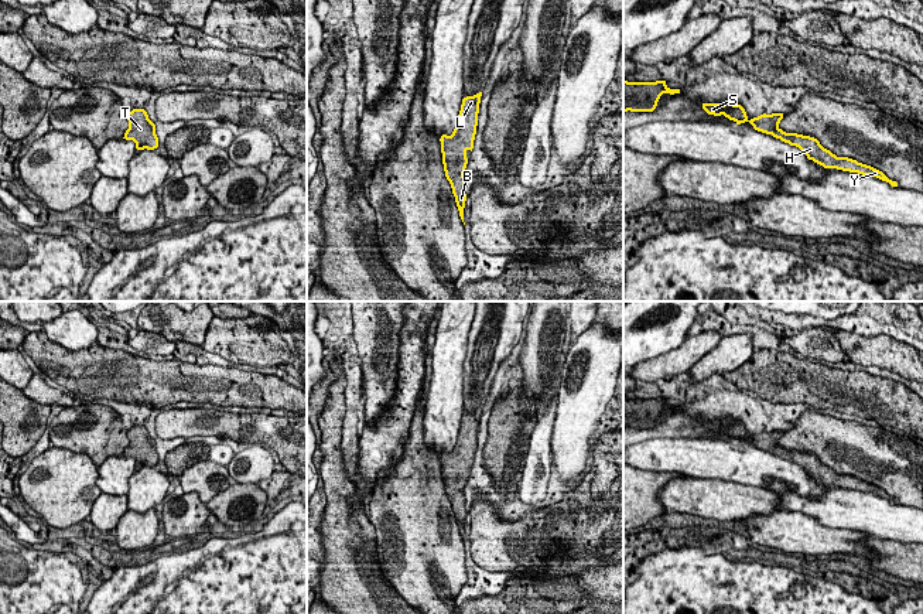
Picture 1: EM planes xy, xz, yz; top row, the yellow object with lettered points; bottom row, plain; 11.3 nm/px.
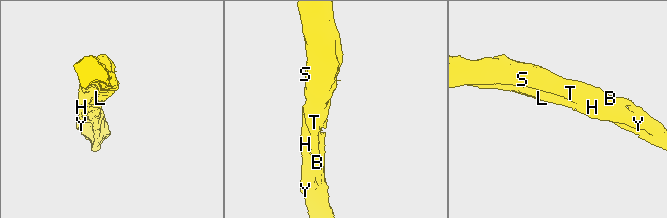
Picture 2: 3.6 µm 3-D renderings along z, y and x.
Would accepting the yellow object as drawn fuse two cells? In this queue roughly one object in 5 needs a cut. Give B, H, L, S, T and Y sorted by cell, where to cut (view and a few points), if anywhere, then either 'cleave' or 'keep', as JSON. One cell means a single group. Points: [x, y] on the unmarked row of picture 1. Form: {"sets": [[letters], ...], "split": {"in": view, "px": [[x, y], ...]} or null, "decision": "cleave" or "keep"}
{"sets": [["B", "H", "L", "S", "T", "Y"]], "split": null, "decision": "keep"}

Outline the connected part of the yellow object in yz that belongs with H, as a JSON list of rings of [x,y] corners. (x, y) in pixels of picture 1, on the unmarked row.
[[[731,417],[721,420],[702,420],[702,426],[708,431],[721,433],[724,431],[736,441],[749,439],[755,447],[772,451],[790,463],[799,464],[809,477],[823,482],[824,485],[837,485],[849,490],[858,490],[862,492],[876,494],[882,498],[889,499],[892,504],[898,504],[896,498],[889,497],[882,488],[858,480],[857,477],[848,474],[837,474],[830,467],[824,465],[820,458],[810,453],[803,453],[797,450],[786,450],[779,444],[783,430],[760,431],[753,436],[748,436],[745,426],[741,422],[734,422]]]

